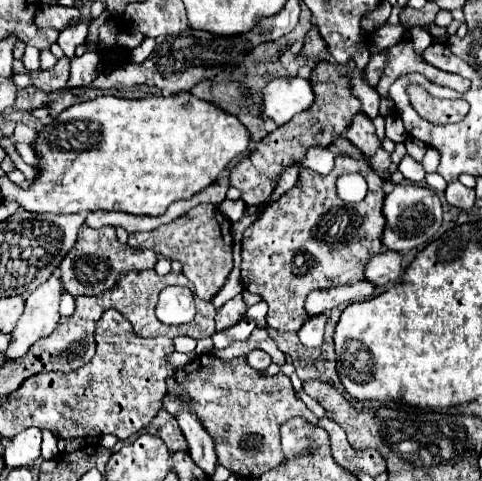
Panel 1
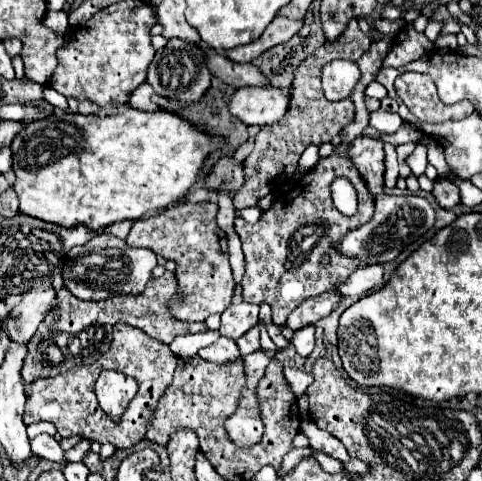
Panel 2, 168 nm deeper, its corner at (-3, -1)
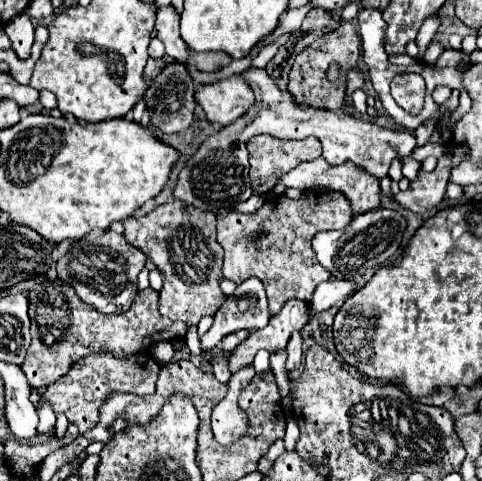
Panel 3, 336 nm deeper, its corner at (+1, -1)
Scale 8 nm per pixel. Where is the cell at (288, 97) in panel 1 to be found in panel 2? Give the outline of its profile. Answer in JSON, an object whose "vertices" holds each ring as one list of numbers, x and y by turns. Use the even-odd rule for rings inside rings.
{"vertices":[[240,87,236,89,232,95,230,95,230,103,228,103,228,111,230,115,238,117,242,123,246,125,258,125,258,127,264,127,264,125,270,125,274,121,280,121,288,109,288,101,290,97,283,95,279,88,276,87]]}

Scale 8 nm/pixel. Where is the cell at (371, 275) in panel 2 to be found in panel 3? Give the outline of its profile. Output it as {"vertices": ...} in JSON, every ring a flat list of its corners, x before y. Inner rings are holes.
{"vertices":[[330,279,326,283,320,283,310,301,312,311,324,311,330,309,332,305,344,303,356,289,358,289,356,283,350,279]]}

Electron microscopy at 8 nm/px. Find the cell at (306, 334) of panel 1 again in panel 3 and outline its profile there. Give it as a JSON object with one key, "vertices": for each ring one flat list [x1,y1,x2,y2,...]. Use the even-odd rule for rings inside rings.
{"vertices":[[300,331,292,333,292,337,290,337,290,341,288,341,288,347,286,347,286,351,288,351,286,371,294,371,294,369,300,367,300,363,302,363,302,355,304,355,304,351,302,351,302,343,304,343,304,339,302,339]]}

